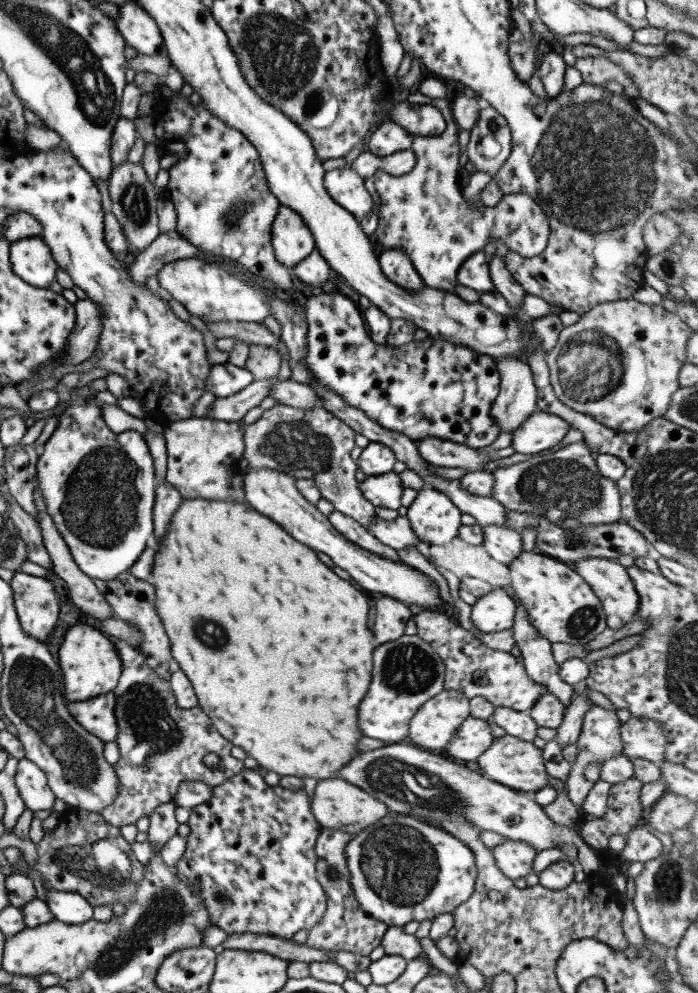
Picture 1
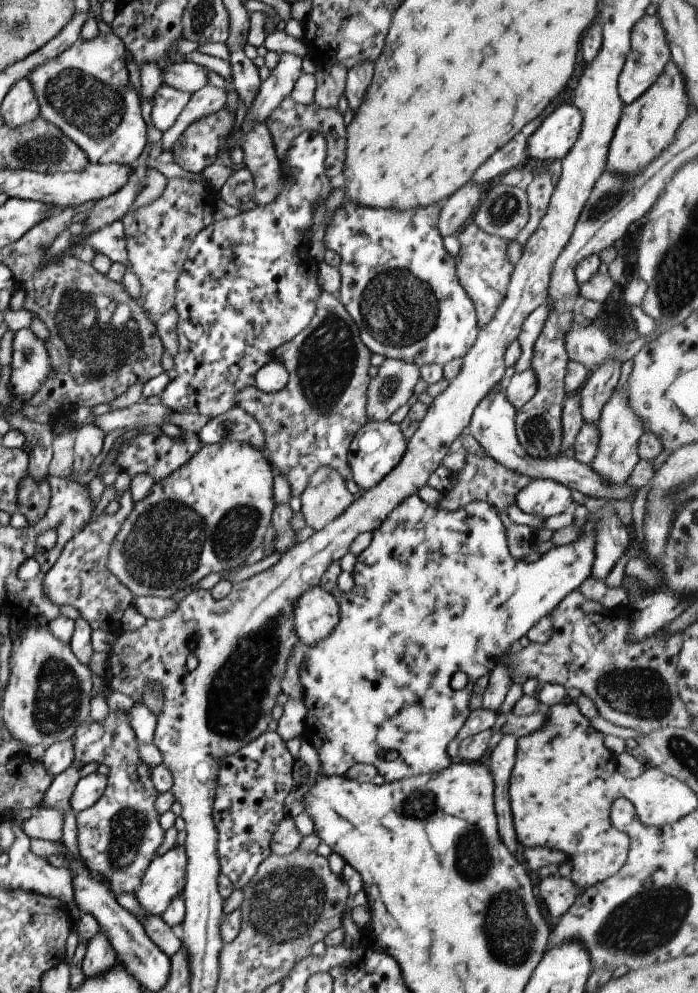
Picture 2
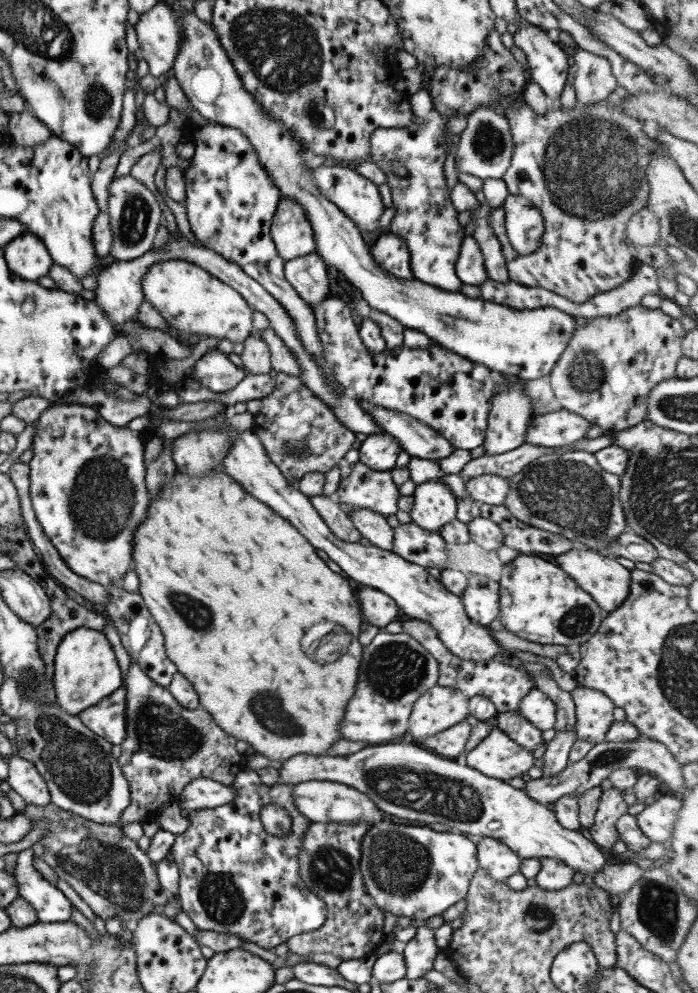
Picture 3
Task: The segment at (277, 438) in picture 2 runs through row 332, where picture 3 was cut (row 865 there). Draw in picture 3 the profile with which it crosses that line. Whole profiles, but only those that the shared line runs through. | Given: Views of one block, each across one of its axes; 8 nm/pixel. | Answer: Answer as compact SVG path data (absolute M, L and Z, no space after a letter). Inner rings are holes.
M309 823L300 840L298 877L325 903L325 920L311 932L285 940L289 953L298 955L333 954L342 961L373 954L386 938L382 932L383 915L366 891L359 868L360 842L372 823Z

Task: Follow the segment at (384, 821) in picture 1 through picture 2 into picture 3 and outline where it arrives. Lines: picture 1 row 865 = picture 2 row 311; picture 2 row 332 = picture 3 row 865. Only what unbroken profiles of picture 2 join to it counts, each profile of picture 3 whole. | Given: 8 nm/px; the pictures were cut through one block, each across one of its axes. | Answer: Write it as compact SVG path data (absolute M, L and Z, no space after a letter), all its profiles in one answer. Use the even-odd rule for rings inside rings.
M388 820L373 823L360 842L359 868L366 891L374 905L392 915L406 916L411 920L425 921L461 900L468 891L474 872L478 869L476 845L459 832L438 832L429 827L393 824Z

